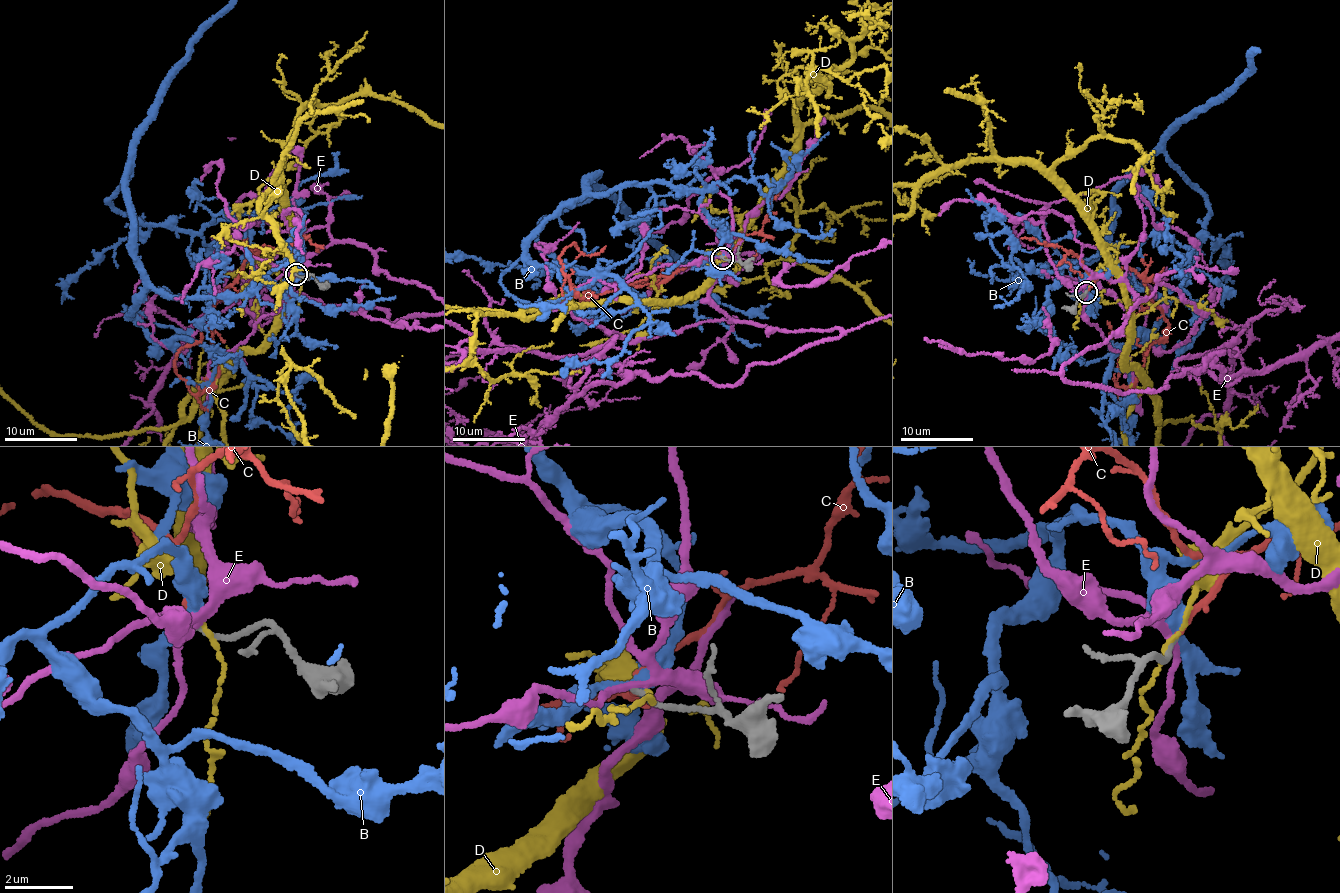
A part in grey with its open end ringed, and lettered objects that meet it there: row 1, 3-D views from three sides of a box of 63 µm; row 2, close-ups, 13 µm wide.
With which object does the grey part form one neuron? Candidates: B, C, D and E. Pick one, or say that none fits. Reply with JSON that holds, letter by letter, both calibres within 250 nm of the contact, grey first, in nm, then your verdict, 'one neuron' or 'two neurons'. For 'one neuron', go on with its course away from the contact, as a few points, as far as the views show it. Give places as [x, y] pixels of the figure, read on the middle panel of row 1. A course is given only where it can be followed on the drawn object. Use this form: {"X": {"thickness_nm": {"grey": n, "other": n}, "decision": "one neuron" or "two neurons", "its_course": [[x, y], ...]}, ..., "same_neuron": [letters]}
{"B": {"thickness_nm": {"grey": 140, "other": 360}, "decision": "two neurons"}, "C": {"thickness_nm": {"grey": 150, "other": 190}, "decision": "one neuron", "its_course": [[723, 258], [589, 299], [587, 289], [581, 297], [559, 257], [573, 244], [587, 255], [605, 245]]}, "D": {"thickness_nm": {"grey": 170, "other": 110}, "decision": "two neurons"}, "E": {"thickness_nm": {"grey": 150, "other": 170}, "decision": "two neurons"}, "same_neuron": ["C"]}

